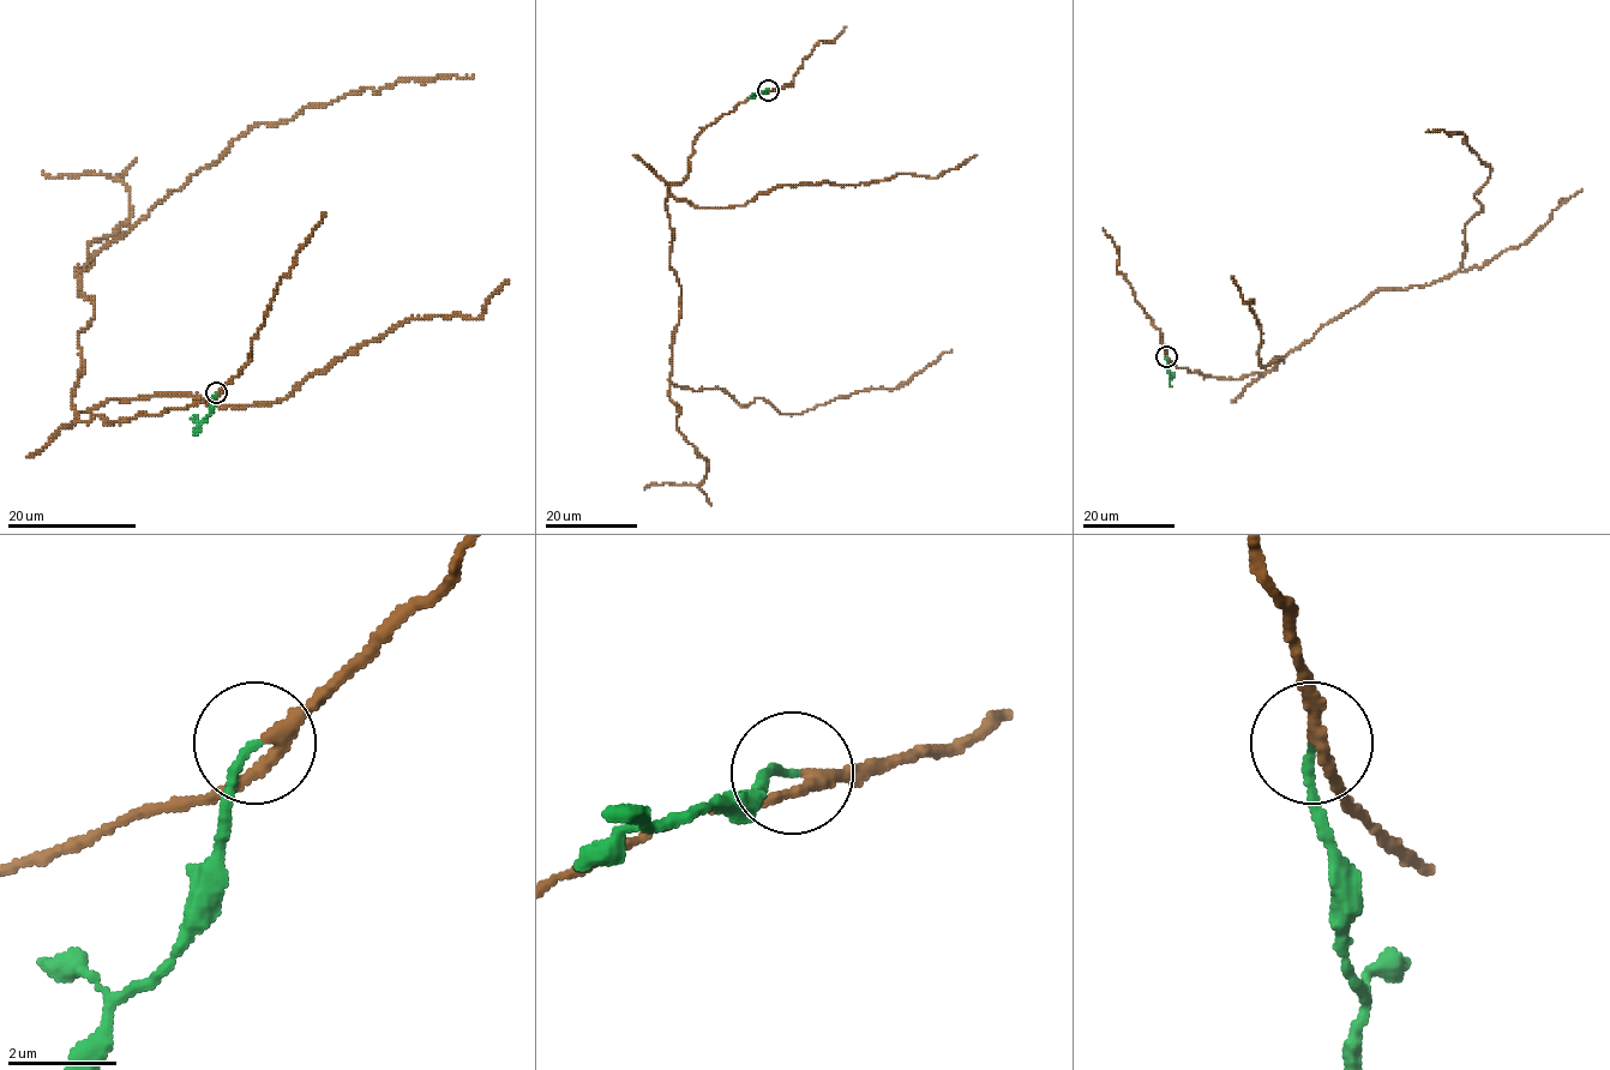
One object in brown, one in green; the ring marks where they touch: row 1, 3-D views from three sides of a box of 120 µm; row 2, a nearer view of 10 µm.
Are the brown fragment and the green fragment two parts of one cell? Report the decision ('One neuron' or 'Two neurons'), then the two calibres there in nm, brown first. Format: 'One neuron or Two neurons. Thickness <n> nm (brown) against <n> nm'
Two neurons. Thickness 220 nm (brown) against 150 nm

